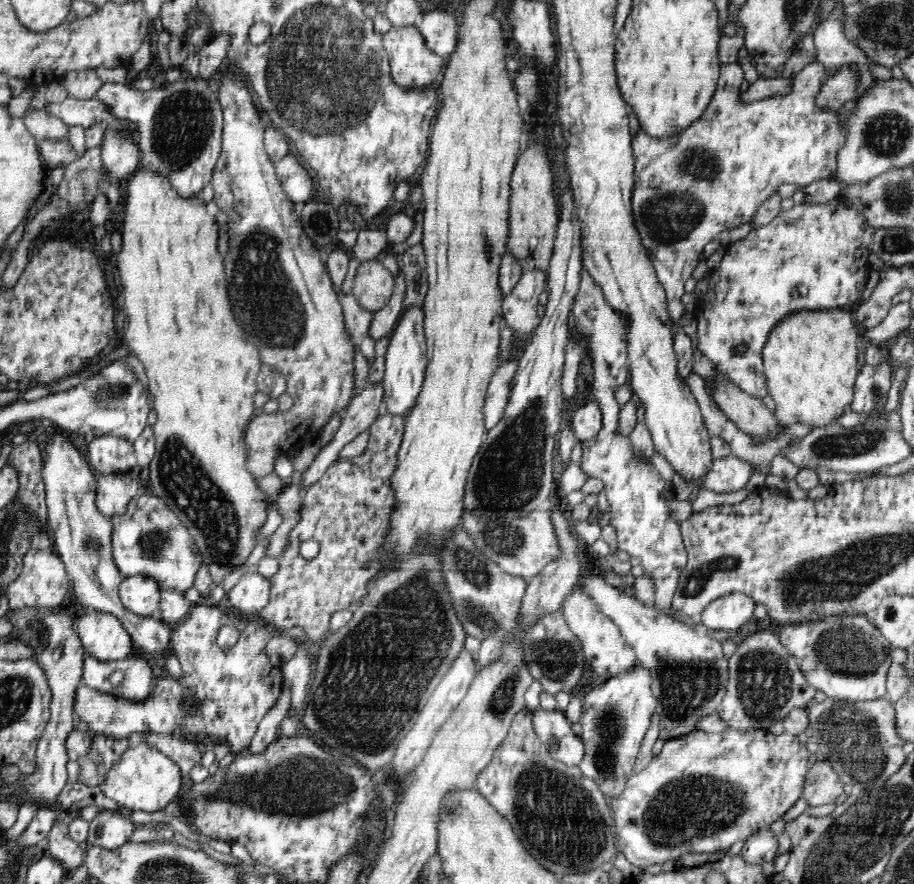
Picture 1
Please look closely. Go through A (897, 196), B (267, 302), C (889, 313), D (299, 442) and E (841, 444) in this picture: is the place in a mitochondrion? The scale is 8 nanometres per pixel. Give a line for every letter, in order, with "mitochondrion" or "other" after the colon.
A: mitochondrion
B: mitochondrion
C: other
D: other
E: mitochondrion

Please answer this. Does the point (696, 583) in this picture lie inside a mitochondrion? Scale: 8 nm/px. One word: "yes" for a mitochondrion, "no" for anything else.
yes

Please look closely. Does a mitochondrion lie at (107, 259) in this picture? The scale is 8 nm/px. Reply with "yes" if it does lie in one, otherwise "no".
no

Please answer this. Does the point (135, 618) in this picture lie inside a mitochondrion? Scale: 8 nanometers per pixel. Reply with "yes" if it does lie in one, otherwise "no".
no

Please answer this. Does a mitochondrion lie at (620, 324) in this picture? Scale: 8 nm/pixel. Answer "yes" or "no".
yes

